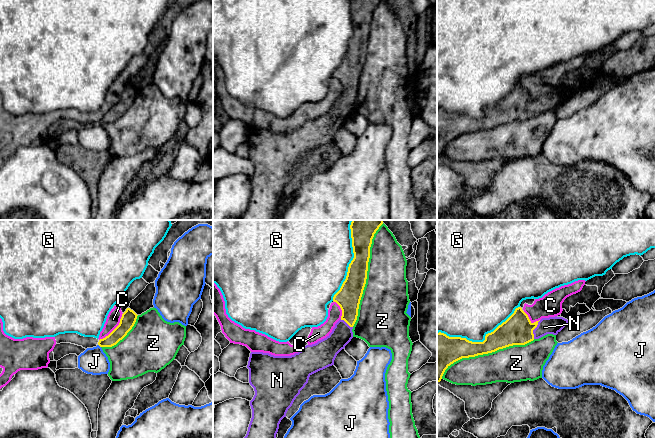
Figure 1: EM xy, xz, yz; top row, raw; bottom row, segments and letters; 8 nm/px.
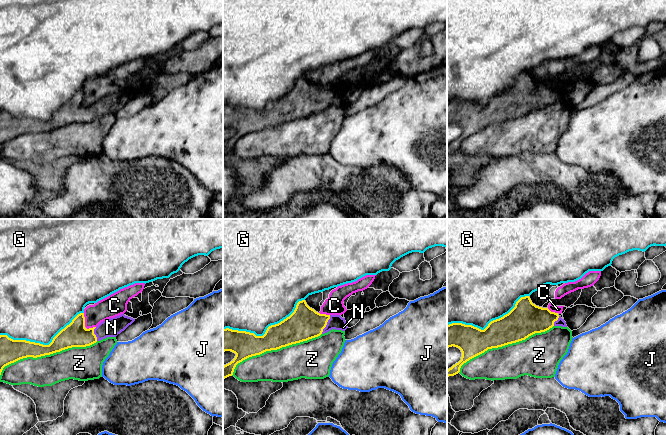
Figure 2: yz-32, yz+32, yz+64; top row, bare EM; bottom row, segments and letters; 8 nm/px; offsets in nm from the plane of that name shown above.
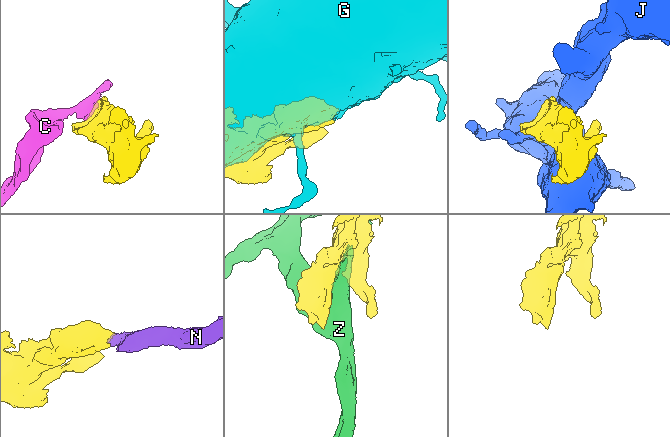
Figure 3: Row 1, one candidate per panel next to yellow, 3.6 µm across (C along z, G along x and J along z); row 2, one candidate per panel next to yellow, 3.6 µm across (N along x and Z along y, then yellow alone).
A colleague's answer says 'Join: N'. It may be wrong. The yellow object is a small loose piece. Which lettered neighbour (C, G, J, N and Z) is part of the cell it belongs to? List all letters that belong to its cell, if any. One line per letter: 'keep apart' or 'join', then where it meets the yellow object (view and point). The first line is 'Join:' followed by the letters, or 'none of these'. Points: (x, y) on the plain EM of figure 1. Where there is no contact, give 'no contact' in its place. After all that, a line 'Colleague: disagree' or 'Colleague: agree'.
Join: N
C: keep apart | xy (115, 104)
G: keep apart | yz (479, 118)
J: keep apart | xy (99, 121)
N: join | yz (534, 104)
Z: keep apart | xz (366, 51)
Colleague: agree

